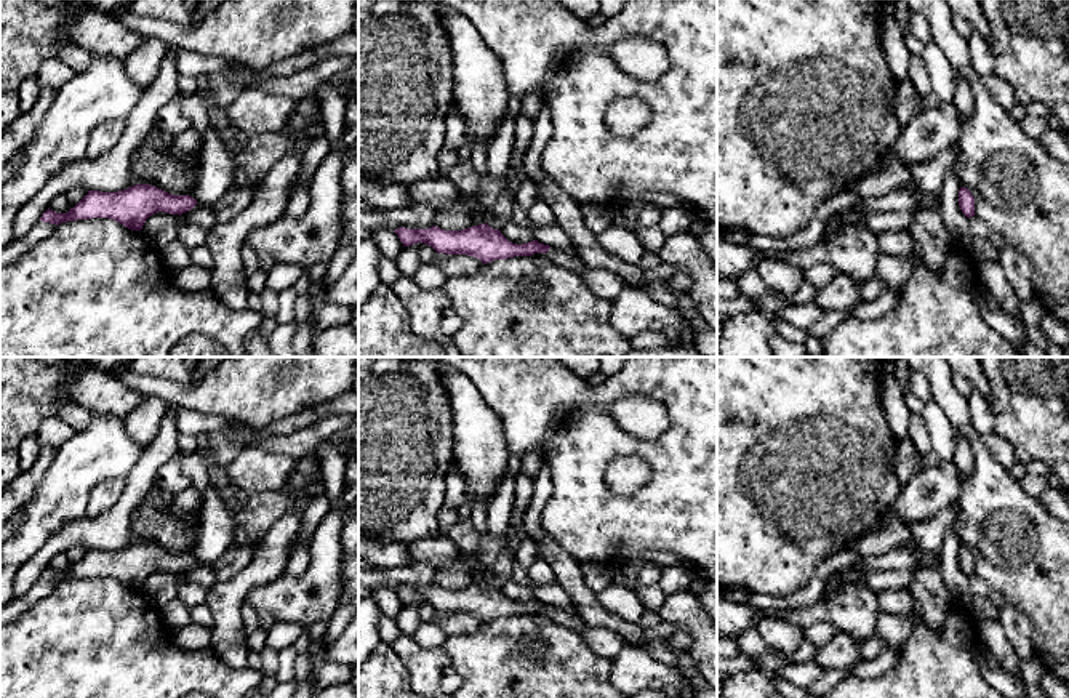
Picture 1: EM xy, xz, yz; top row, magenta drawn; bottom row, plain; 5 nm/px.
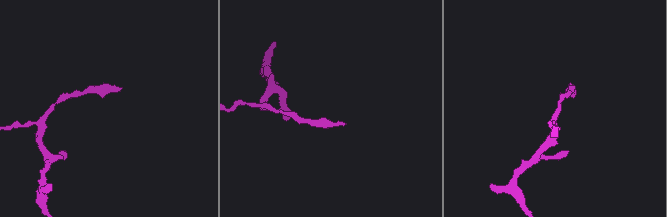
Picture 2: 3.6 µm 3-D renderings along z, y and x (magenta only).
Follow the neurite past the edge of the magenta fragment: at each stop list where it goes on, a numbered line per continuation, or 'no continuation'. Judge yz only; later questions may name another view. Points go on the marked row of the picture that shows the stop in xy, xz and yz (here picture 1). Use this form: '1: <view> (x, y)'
no continuation

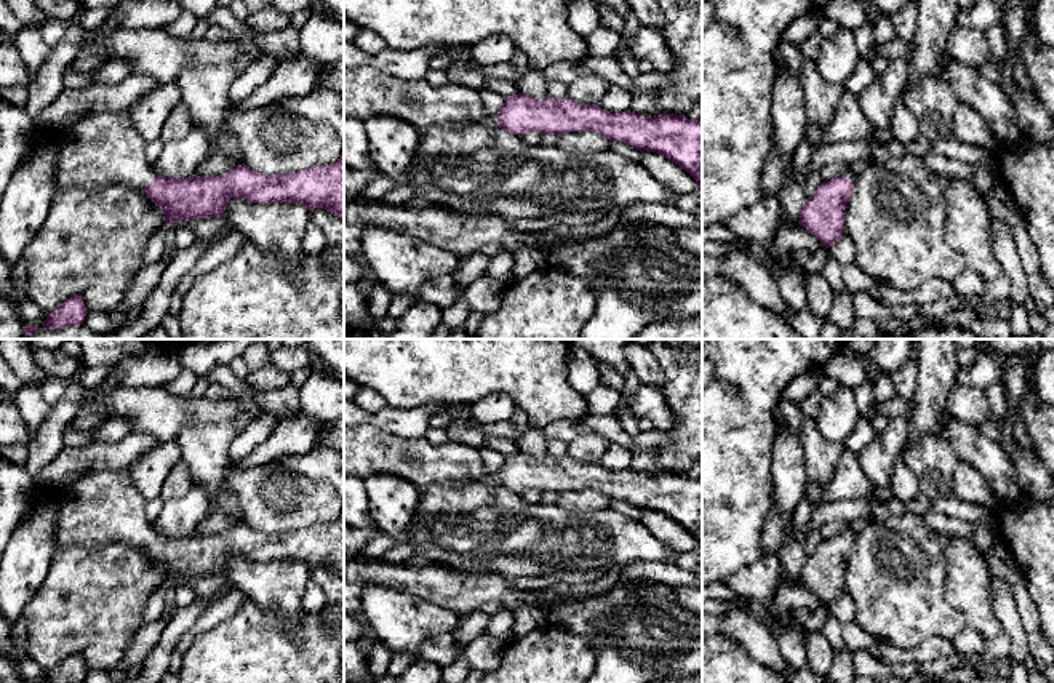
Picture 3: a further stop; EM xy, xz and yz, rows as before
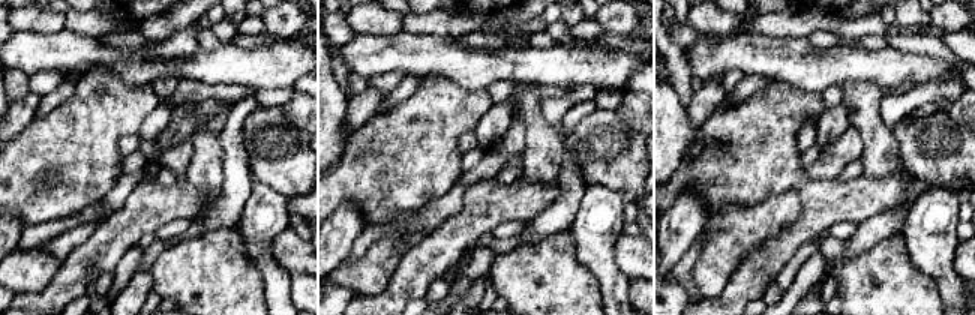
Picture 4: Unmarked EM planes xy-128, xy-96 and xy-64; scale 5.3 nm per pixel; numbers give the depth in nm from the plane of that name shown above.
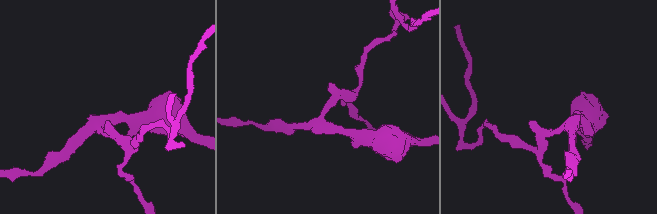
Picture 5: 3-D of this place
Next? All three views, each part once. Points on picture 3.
1: xy (98, 149)

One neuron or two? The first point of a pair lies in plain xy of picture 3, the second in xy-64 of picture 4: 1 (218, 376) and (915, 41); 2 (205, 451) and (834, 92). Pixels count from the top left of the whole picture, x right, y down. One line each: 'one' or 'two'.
1: one
2: two

